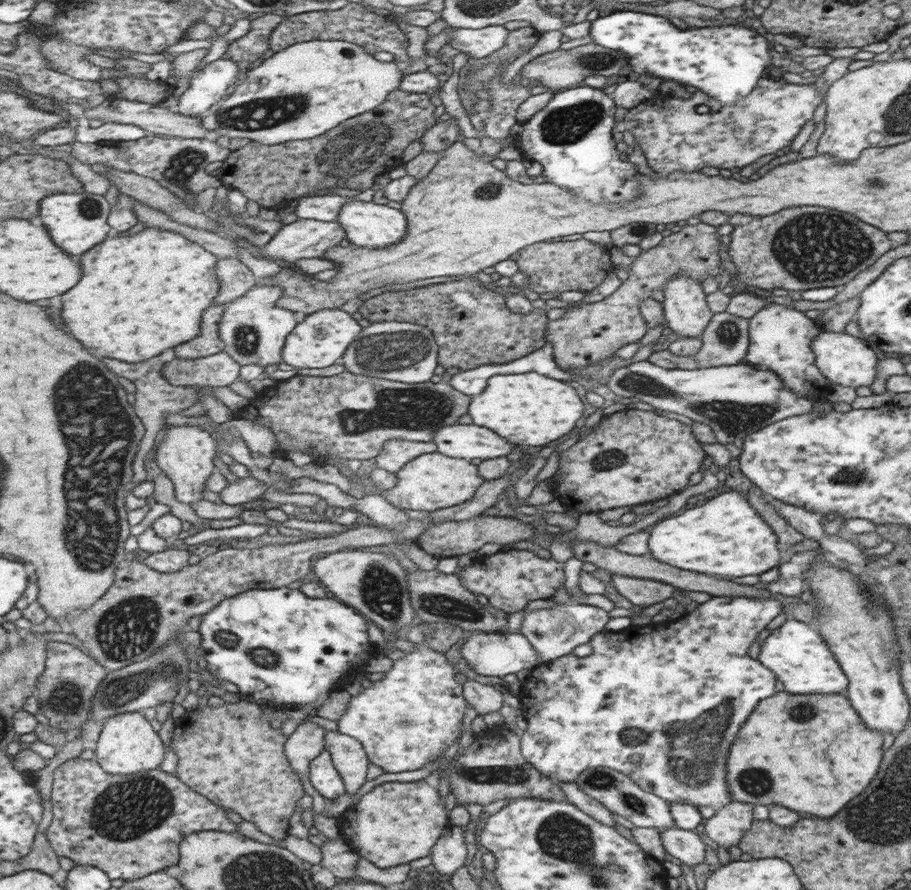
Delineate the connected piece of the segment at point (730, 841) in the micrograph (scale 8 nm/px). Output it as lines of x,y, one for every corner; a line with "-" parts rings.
733,800
718,808
703,824
704,839
725,850
731,846
739,846
742,838
751,829
752,810
752,804

